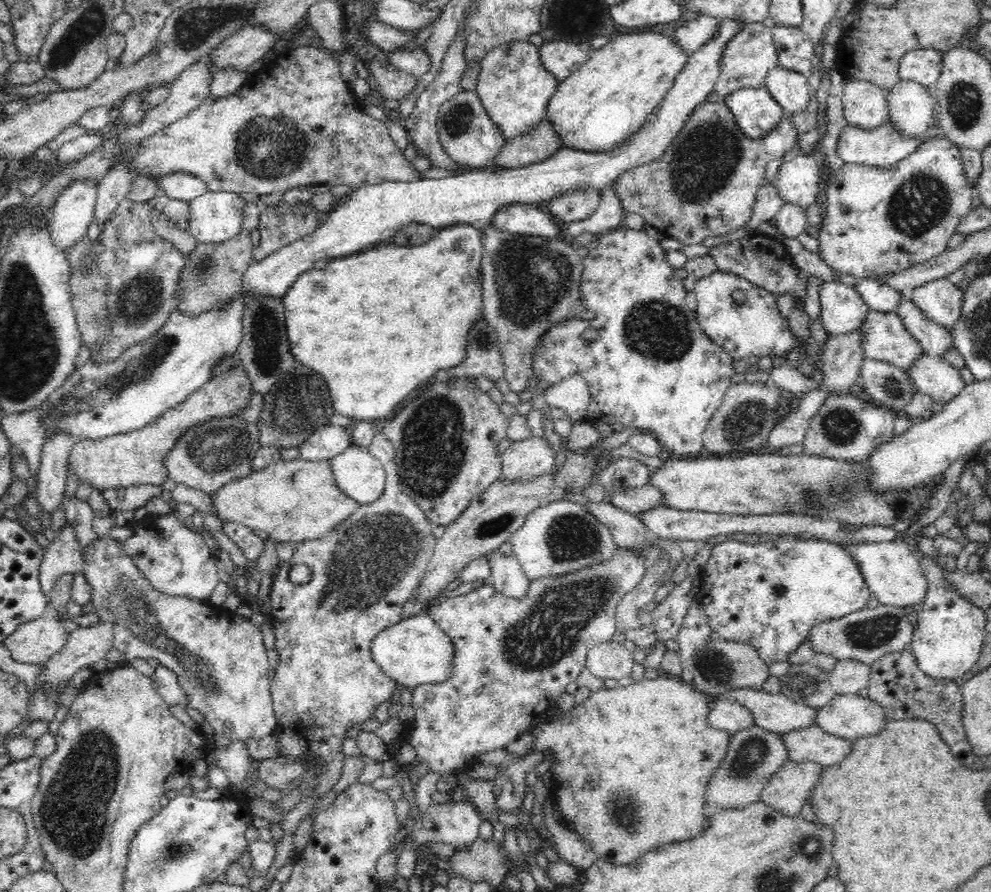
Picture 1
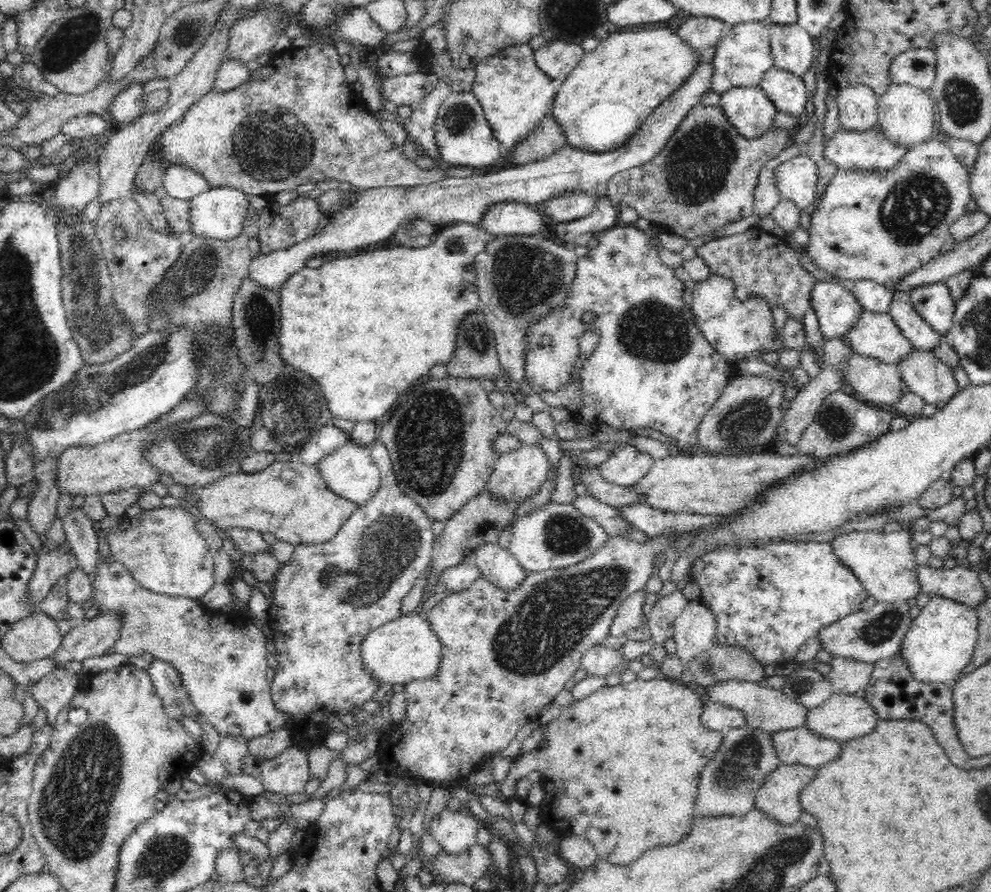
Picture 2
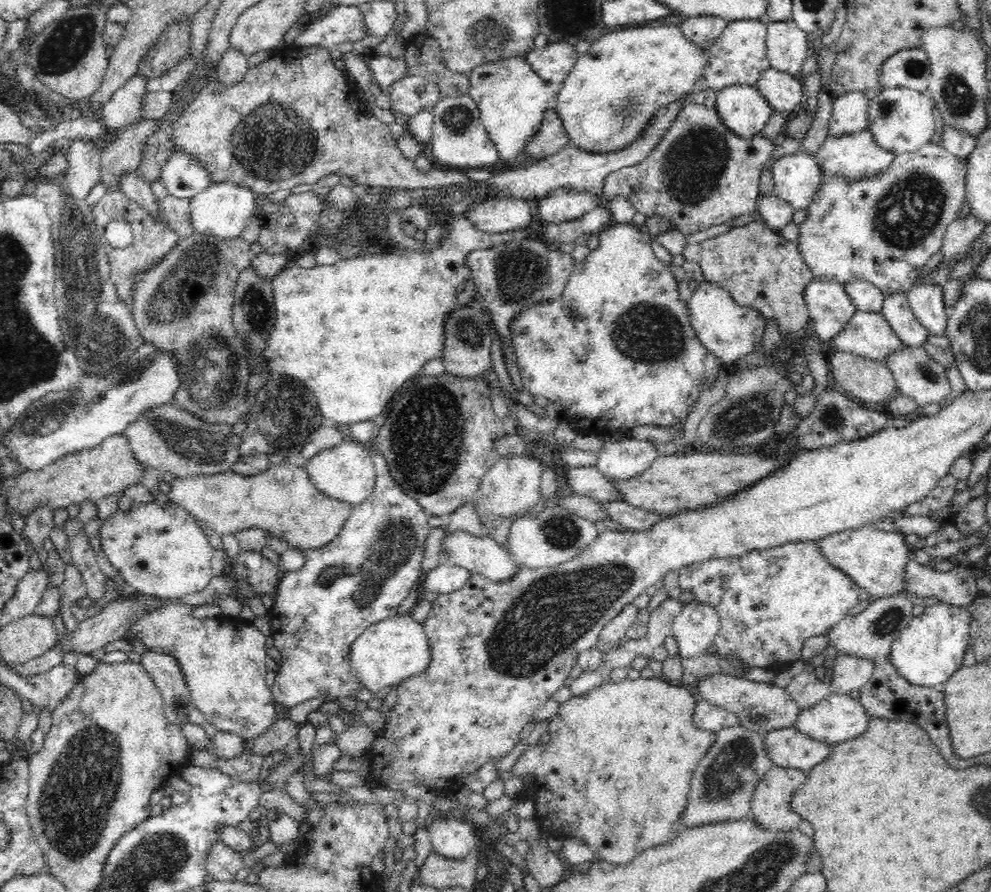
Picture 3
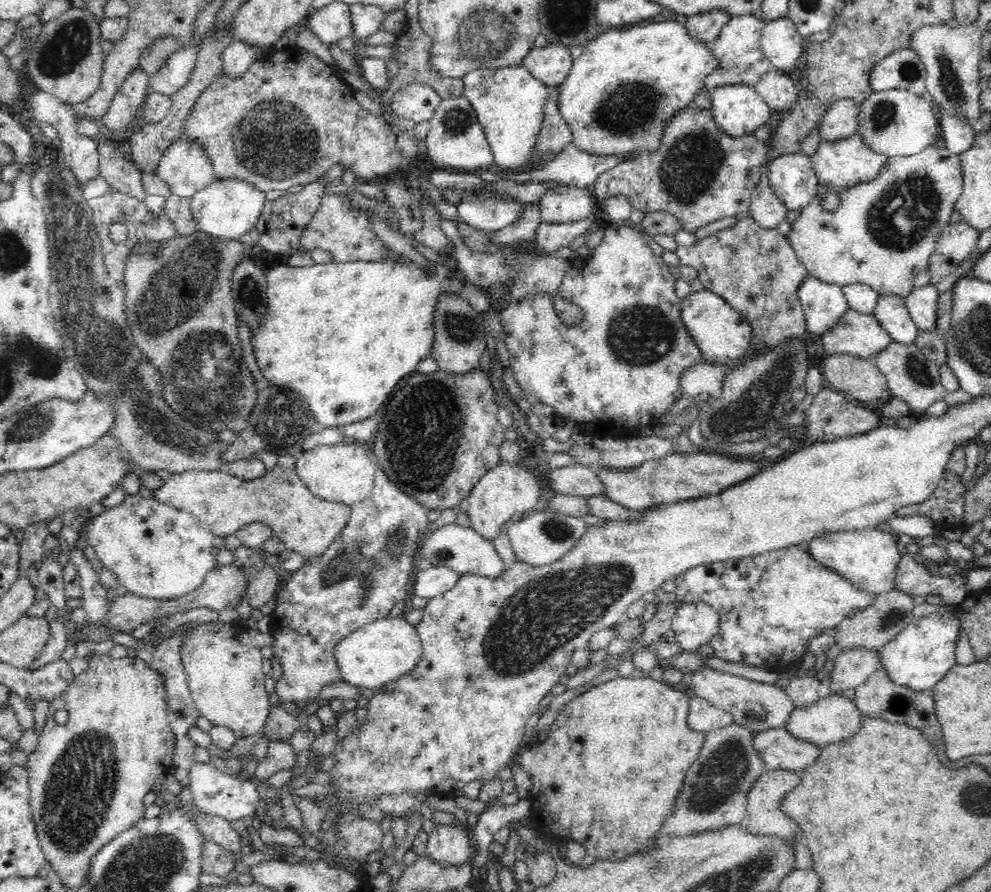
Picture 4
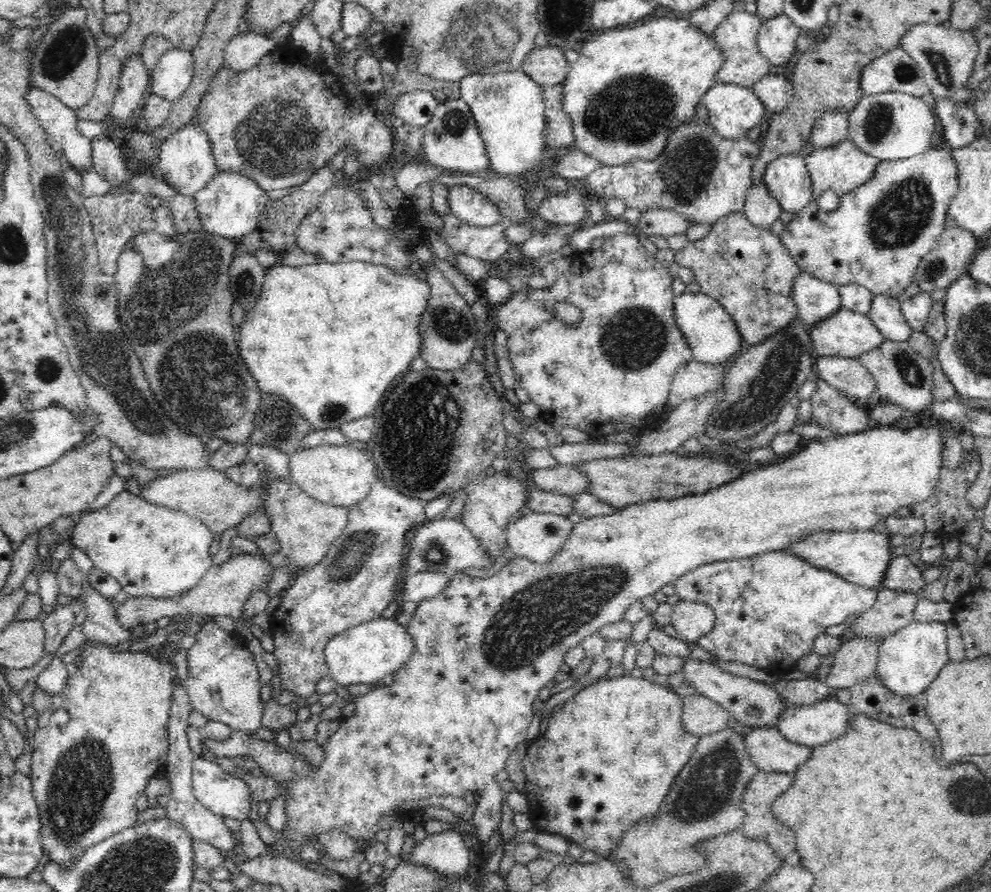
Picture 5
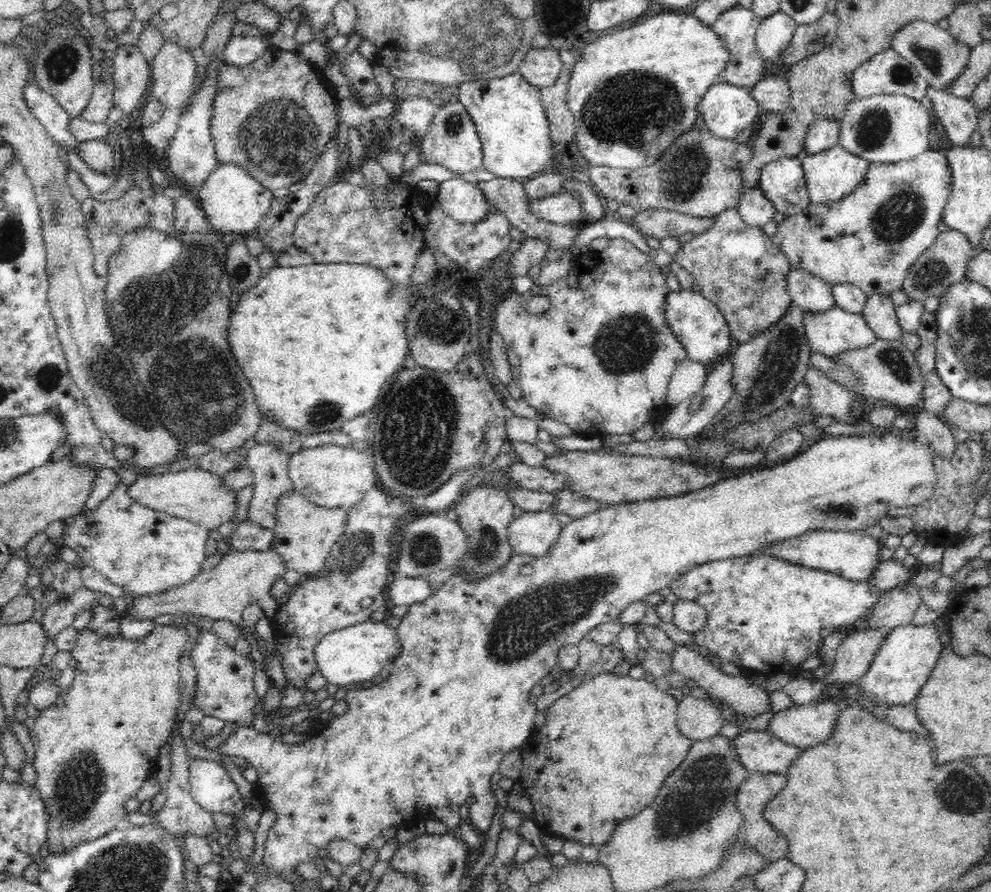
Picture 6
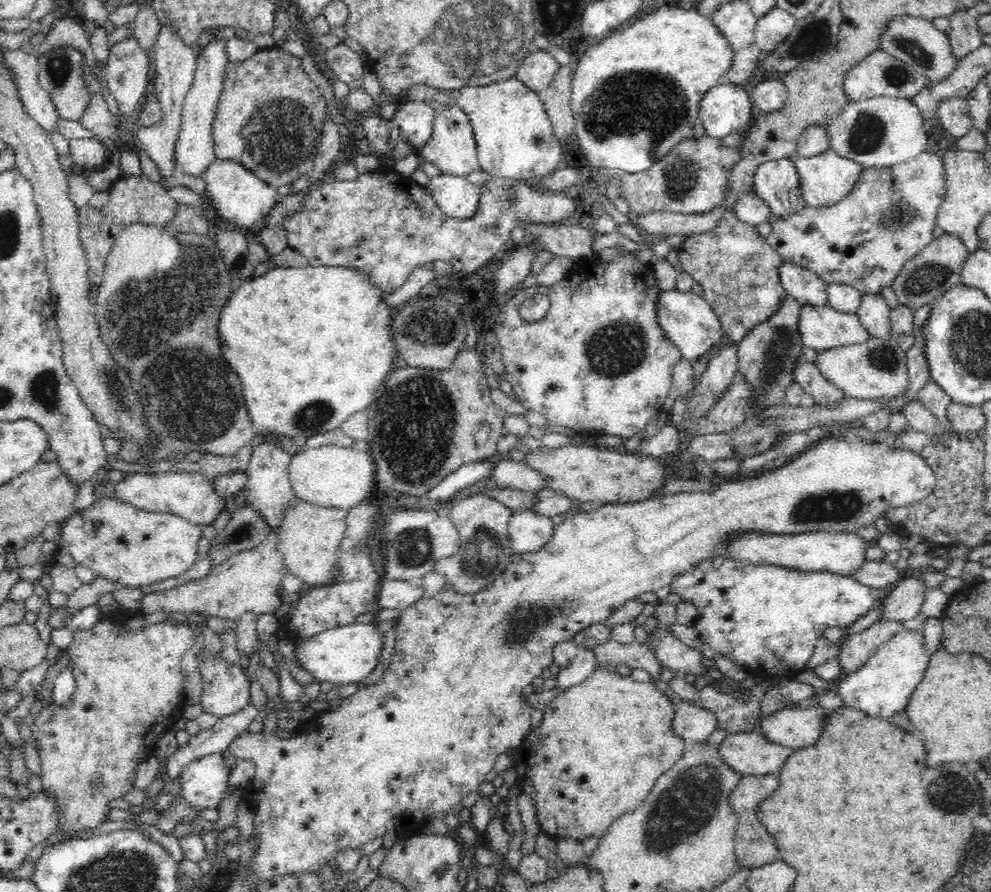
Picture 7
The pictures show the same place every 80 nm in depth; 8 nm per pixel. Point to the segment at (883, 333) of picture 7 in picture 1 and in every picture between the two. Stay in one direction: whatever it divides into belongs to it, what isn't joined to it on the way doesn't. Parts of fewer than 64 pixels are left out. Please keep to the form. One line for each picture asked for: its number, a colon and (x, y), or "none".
1: (935, 340)
2: (922, 336)
3: (896, 310)
4: (891, 313)
5: (886, 313)
6: (880, 313)

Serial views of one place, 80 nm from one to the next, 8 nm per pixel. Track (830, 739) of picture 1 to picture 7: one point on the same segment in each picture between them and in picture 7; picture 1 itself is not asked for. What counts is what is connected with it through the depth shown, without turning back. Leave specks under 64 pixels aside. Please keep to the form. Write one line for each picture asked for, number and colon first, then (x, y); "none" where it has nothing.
2: (800, 746)
3: (787, 747)
4: (777, 747)
5: (770, 751)
6: (759, 751)
7: (749, 753)

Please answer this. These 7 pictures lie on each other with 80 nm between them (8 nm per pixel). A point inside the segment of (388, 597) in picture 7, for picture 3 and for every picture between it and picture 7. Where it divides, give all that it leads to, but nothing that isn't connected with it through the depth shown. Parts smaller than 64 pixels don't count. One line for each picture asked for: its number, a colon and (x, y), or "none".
3: (445, 578)
4: (428, 583)
5: (416, 587)
6: (403, 591)

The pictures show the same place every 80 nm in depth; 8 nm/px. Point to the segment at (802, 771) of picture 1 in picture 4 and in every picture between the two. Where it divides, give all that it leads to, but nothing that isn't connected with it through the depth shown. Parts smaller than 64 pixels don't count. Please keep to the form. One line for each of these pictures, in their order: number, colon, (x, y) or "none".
2: (779, 797)
3: (771, 804)
4: (764, 817)

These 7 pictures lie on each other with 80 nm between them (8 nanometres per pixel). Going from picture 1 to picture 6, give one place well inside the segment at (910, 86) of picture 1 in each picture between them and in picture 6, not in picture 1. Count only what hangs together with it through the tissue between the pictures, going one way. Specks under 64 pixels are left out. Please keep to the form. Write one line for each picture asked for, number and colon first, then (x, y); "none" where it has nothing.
2: (904, 114)
3: (901, 120)
4: (894, 123)
5: (891, 126)
6: (887, 128)

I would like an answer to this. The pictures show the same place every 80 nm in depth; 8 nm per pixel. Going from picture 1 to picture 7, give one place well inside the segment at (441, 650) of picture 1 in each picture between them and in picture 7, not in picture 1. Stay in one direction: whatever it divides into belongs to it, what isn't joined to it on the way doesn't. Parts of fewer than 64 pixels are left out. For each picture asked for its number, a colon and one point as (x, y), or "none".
2: (406, 649)
3: (386, 653)
4: (381, 651)
5: (364, 654)
6: (354, 655)
7: (346, 654)

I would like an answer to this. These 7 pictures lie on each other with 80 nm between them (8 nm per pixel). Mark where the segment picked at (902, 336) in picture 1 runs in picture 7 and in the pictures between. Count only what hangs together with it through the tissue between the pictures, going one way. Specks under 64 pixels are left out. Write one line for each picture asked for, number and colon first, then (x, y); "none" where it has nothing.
2: (876, 336)
3: (867, 334)
4: (860, 335)
5: (847, 334)
6: (834, 331)
7: (821, 328)

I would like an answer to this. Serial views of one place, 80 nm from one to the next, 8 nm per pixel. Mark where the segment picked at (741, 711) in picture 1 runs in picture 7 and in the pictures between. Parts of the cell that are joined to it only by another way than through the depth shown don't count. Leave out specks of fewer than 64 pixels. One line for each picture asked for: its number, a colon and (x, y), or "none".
2: (715, 716)
3: (707, 716)
4: (702, 716)
5: (701, 716)
6: (697, 719)
7: (693, 724)

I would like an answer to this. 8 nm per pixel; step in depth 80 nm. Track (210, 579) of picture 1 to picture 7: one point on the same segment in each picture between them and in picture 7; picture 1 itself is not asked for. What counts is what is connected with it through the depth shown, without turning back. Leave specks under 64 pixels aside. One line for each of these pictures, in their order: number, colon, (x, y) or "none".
2: (164, 552)
3: (160, 550)
4: (157, 551)
5: (152, 551)
6: (145, 551)
7: (133, 547)

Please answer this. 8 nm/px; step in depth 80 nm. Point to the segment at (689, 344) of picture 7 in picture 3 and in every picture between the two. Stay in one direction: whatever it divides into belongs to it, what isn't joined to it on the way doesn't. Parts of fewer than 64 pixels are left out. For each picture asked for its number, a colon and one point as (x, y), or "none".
3: (728, 330)
4: (722, 335)
5: (712, 335)
6: (698, 324)

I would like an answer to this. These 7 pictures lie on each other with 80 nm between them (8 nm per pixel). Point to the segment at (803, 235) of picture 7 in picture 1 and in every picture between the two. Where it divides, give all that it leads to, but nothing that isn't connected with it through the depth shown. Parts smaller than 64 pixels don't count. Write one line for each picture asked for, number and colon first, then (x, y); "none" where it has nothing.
1: (878, 221)
2: (880, 225)
3: (883, 229)
4: (882, 234)
5: (875, 238)
6: (870, 238)

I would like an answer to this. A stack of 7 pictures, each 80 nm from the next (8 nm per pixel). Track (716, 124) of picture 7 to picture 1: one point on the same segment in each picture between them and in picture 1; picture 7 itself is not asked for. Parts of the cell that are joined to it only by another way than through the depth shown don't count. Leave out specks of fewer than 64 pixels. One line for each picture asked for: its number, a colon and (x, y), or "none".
1: (754, 110)
2: (748, 108)
3: (745, 111)
4: (738, 110)
5: (732, 110)
6: (727, 109)

